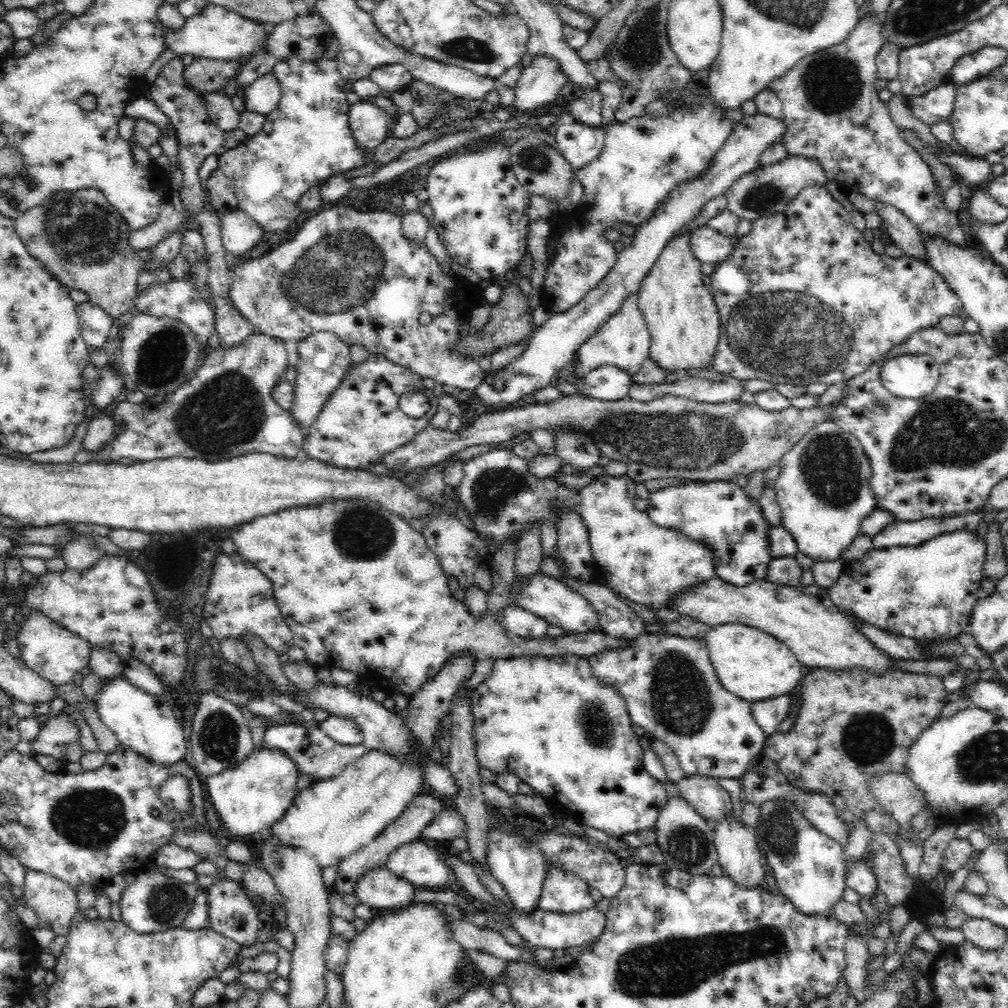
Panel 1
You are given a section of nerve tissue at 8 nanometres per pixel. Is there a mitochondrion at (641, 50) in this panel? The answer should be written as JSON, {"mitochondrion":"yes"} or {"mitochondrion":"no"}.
{"mitochondrion":"yes"}

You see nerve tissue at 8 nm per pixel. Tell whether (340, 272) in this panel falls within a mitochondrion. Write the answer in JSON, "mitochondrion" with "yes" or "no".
{"mitochondrion":"yes"}

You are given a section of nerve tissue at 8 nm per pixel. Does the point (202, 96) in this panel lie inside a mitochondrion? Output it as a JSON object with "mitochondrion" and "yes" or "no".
{"mitochondrion":"no"}

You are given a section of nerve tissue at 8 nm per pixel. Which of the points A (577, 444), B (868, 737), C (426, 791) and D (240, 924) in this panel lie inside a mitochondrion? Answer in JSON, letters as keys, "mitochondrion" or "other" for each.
{"A":"mitochondrion","B":"mitochondrion","C":"other","D":"other"}

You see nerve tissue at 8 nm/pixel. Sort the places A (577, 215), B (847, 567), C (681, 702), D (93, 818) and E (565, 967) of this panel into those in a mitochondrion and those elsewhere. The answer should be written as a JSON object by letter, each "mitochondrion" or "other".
{"A":"other","B":"other","C":"mitochondrion","D":"mitochondrion","E":"other"}

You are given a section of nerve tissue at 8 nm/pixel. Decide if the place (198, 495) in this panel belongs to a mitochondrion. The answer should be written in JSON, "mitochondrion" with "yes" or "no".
{"mitochondrion":"no"}

